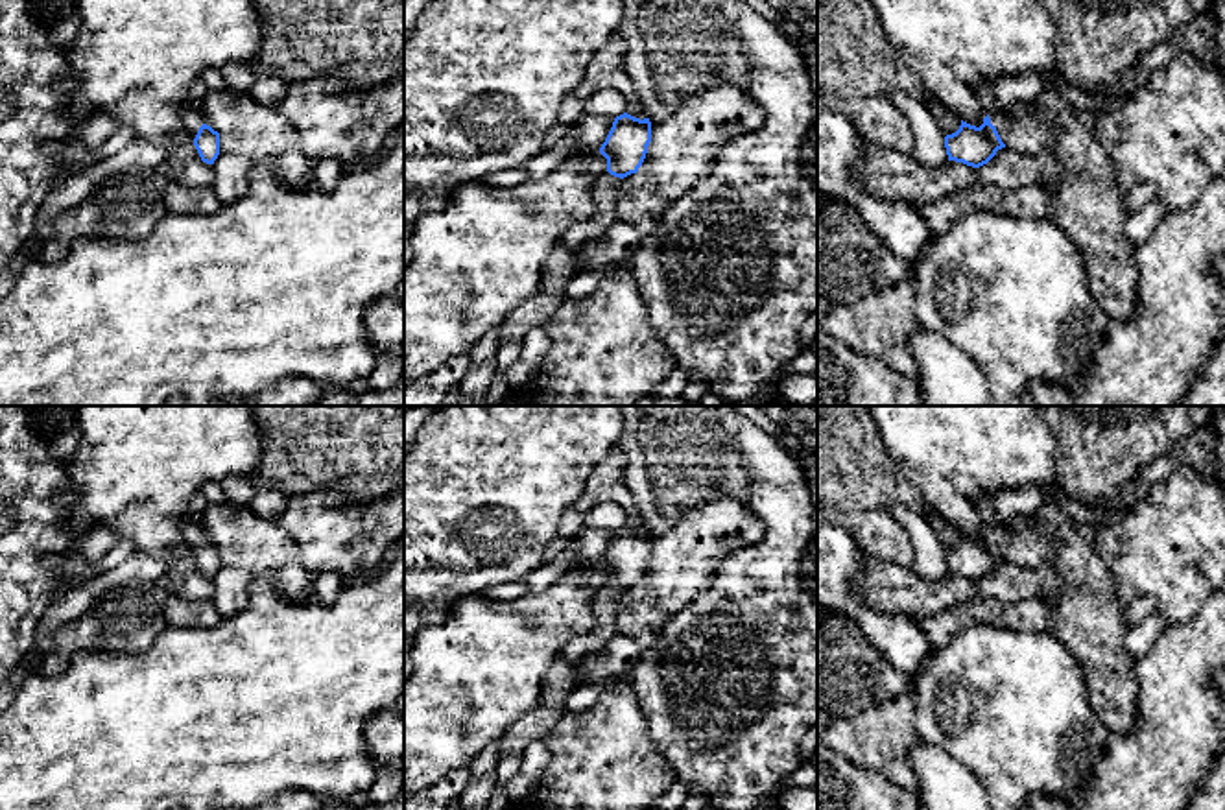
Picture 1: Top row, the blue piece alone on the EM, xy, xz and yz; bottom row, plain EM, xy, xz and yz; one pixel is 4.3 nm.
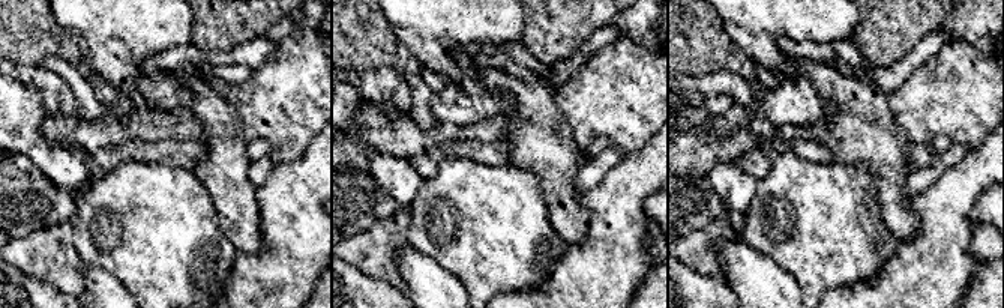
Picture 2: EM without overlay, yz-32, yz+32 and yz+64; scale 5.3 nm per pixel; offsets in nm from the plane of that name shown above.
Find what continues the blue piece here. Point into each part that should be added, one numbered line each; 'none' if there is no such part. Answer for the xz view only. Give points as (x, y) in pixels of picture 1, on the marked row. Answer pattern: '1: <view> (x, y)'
1: xz (606, 192)

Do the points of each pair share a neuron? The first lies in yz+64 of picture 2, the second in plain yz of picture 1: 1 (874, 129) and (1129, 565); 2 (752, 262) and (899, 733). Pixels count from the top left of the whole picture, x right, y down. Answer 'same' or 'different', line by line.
1: different
2: different

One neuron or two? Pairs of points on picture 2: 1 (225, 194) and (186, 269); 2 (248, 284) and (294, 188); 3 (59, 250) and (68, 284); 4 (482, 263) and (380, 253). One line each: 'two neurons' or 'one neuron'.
1: two neurons
2: one neuron
3: one neuron
4: two neurons

